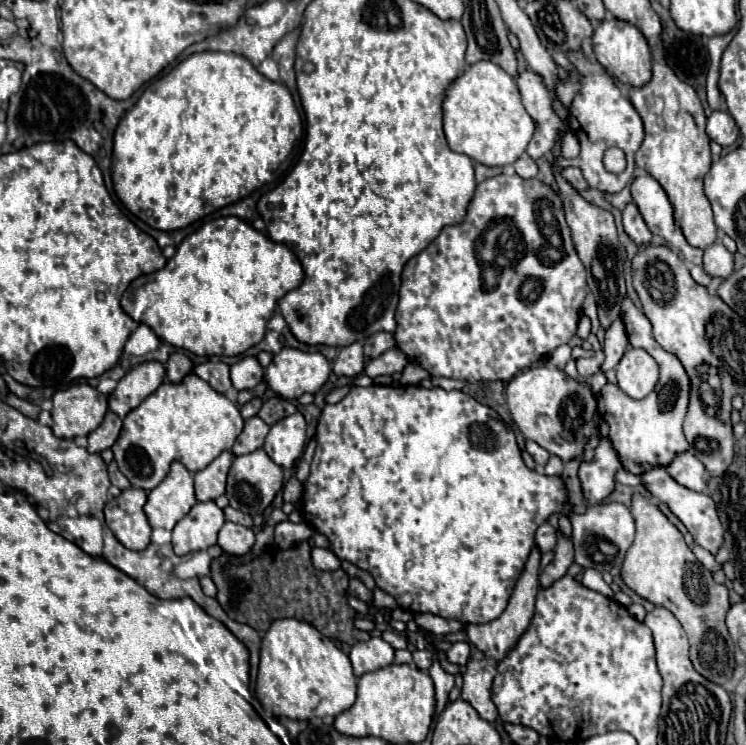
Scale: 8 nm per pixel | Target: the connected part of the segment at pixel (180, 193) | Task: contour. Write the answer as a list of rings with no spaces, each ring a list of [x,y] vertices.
[[[197,52],[197,54],[191,54],[189,58],[185,58],[183,62],[179,62],[169,74],[151,82],[143,90],[137,104],[119,120],[119,124],[115,128],[115,144],[113,144],[113,188],[115,188],[117,198],[125,204],[125,208],[131,214],[135,214],[139,220],[147,222],[151,228],[165,230],[165,232],[179,230],[203,216],[209,216],[211,212],[215,212],[227,204],[233,204],[237,200],[249,196],[253,190],[261,188],[263,184],[279,180],[289,170],[289,158],[293,152],[293,144],[301,138],[301,134],[303,134],[301,116],[295,108],[291,92],[287,90],[287,86],[283,86],[283,82],[273,82],[273,80],[265,78],[263,74],[259,74],[245,56],[239,56],[233,52]]]

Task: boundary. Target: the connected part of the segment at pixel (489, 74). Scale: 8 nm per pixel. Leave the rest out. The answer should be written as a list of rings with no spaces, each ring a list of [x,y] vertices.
[[[481,60],[449,86],[443,102],[443,130],[453,152],[467,154],[485,166],[507,166],[525,152],[535,122],[521,104],[515,80],[501,66]]]

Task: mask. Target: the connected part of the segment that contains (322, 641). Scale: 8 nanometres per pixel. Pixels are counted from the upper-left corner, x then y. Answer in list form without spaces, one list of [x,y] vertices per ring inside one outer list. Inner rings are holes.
[[[283,618],[275,620],[261,640],[261,662],[259,662],[255,694],[263,704],[263,708],[271,710],[275,716],[287,716],[293,720],[309,720],[315,716],[323,718],[327,714],[337,716],[353,706],[357,696],[357,678],[353,674],[349,656],[343,650],[339,650],[327,636],[323,636],[307,622],[299,622],[295,618]]]

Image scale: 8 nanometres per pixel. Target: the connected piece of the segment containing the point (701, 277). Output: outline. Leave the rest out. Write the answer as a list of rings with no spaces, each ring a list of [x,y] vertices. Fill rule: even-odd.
[[[689,264],[689,272],[691,272],[693,280],[695,280],[697,284],[701,284],[701,286],[707,286],[707,284],[711,282],[711,276],[703,270],[703,266],[691,266],[691,264]]]

